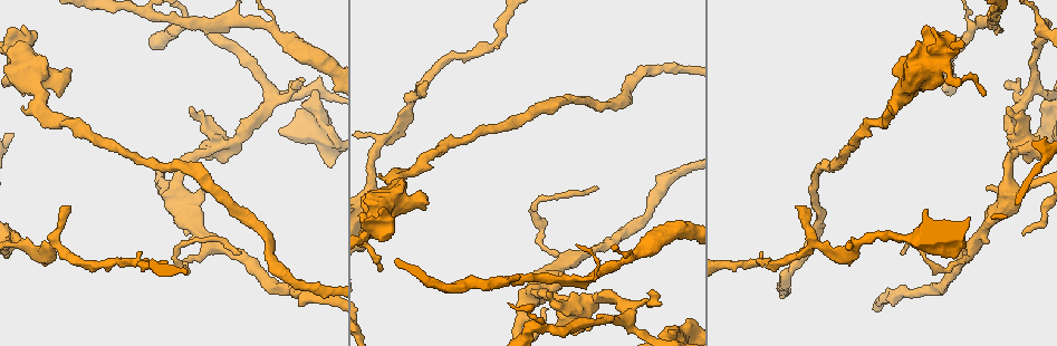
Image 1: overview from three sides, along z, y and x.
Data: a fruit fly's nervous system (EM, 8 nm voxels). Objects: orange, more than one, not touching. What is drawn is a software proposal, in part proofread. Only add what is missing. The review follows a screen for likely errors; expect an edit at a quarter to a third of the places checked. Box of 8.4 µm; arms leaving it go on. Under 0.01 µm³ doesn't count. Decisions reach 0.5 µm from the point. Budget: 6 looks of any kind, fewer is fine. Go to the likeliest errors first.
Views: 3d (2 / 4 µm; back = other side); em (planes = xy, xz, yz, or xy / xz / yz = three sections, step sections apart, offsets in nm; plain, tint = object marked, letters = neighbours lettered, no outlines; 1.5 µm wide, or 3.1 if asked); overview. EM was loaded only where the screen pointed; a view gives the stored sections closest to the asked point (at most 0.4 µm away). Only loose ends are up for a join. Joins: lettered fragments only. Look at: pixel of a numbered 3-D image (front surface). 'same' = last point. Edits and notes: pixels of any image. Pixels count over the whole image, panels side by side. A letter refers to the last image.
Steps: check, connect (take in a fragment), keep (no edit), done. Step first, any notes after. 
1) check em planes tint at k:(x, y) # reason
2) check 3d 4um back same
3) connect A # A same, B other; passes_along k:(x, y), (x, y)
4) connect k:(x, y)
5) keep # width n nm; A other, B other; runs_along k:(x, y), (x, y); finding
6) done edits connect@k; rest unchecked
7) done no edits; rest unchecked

check 3d 4um at 1:(798, 206) # branch stops here

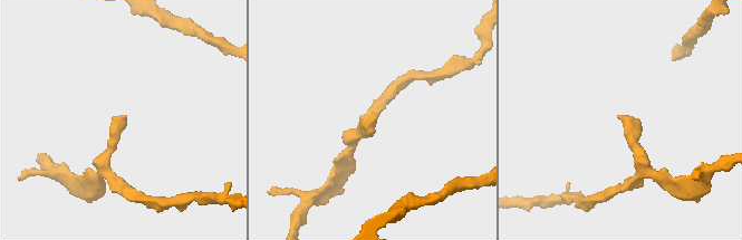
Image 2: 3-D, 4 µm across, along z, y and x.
check em xy step 8 letters at 2:(620, 116) # now the EM

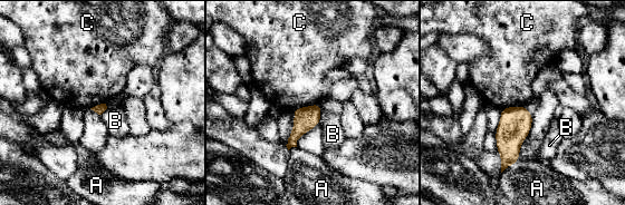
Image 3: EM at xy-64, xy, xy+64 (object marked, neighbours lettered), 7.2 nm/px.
keep # A other, B other, C other; border 3:(318, 103), (299, 106), (292, 110); no lettered fragment goes on from it

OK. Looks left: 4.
check 3d 2um at 1:(1006, 82) # free end

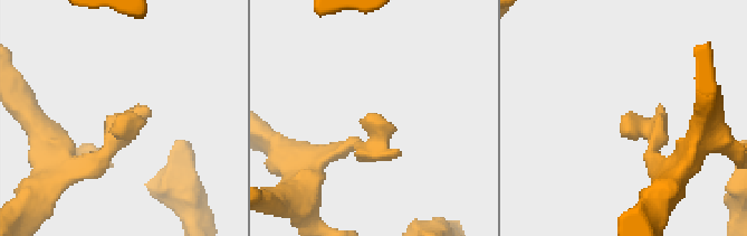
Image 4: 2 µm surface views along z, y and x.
check em planes letters at 4:(120, 113) # need the tissue

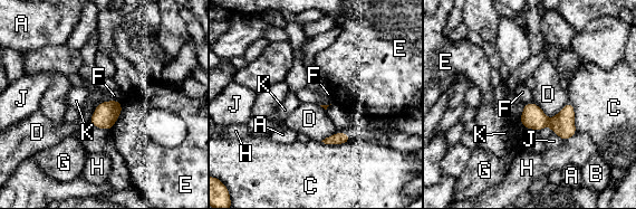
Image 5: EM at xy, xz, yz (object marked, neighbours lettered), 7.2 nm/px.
keep # A other, B other, C other, D other, E other, F other, G other, H other, J other, K other; border 5:(118, 100), (102, 102); no lettered fragment goes on from it

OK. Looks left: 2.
check em planes tint at 1:(21, 95) # branch stops here

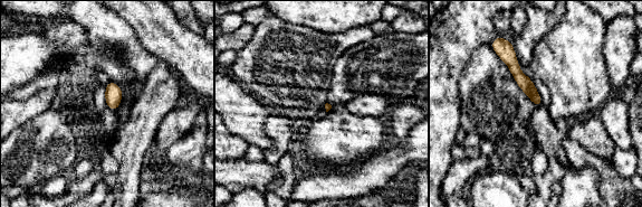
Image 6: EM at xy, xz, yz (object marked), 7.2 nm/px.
check em planes letters same # what lies round it

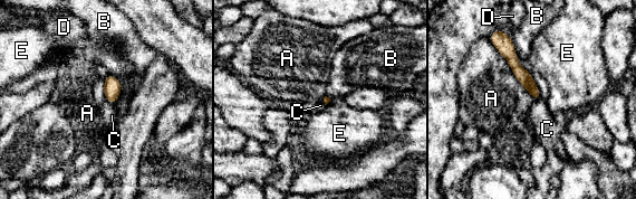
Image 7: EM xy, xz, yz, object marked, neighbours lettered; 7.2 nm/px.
keep # A other, B other, C other, D other, E other; runs_along 7:(500, 44), (538, 96); none of them fits

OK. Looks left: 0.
done no edits; rest unchecked

